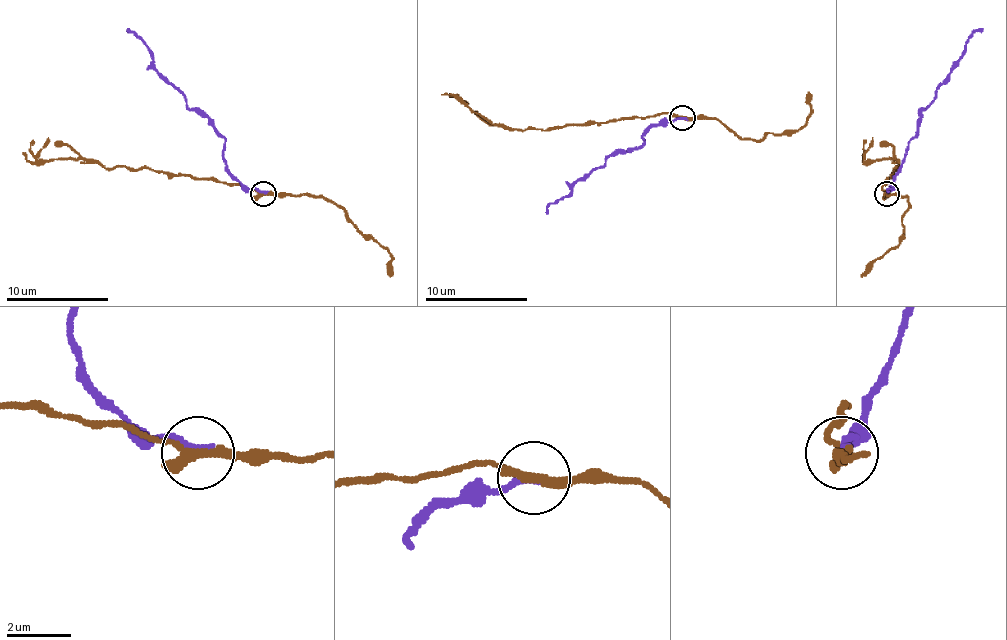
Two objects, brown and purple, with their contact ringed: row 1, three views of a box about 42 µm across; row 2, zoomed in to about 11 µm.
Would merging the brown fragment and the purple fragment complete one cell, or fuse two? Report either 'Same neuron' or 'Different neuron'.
Different neuron

